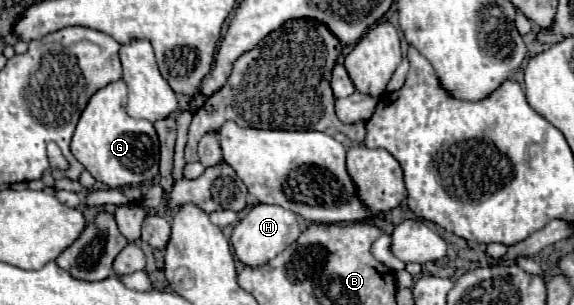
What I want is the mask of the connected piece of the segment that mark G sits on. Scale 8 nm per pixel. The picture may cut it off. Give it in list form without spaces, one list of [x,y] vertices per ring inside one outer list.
[[[114,81],[90,97],[72,137],[74,157],[92,173],[96,181],[108,187],[128,187],[152,181],[158,175],[158,135],[150,121],[134,119],[122,107],[126,105],[124,81]]]

